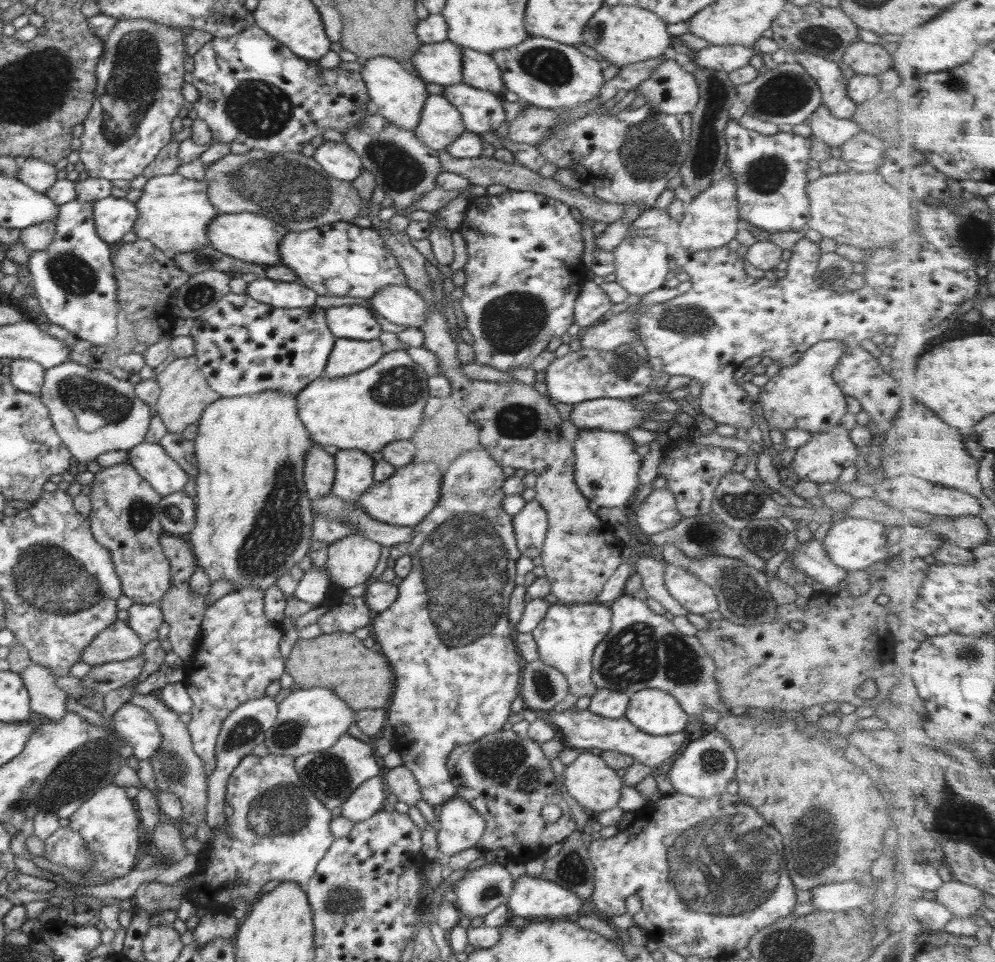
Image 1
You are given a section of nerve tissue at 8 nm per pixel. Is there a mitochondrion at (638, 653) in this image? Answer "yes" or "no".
yes

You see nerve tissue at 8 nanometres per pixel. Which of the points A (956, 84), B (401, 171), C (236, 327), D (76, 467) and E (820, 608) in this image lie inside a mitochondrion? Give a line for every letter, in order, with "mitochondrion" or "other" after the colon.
A: mitochondrion
B: mitochondrion
C: other
D: other
E: other

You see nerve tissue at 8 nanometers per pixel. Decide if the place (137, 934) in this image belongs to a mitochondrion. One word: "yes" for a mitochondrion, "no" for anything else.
no

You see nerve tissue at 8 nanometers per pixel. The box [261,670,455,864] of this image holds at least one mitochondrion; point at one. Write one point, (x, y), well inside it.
(328, 775)

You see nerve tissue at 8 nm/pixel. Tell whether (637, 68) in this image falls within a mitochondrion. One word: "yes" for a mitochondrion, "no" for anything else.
no

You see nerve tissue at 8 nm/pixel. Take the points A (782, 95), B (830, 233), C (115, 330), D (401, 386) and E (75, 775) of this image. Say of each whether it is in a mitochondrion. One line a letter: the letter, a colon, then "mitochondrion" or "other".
A: mitochondrion
B: other
C: other
D: mitochondrion
E: mitochondrion

